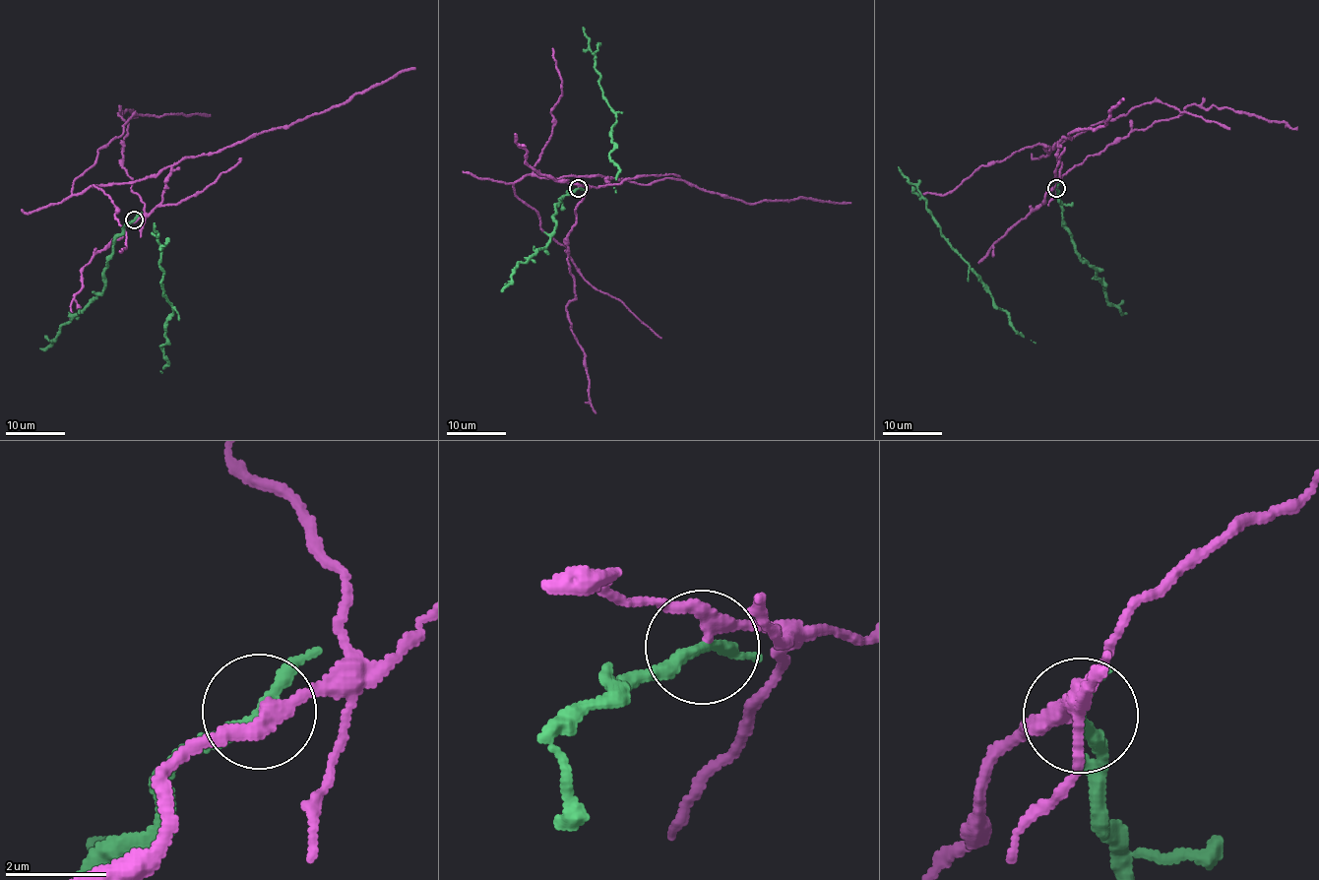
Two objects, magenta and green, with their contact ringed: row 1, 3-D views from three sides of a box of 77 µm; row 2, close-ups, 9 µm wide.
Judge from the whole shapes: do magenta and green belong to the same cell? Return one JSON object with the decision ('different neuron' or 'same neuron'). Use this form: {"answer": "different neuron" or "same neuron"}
{"answer": "different neuron"}

